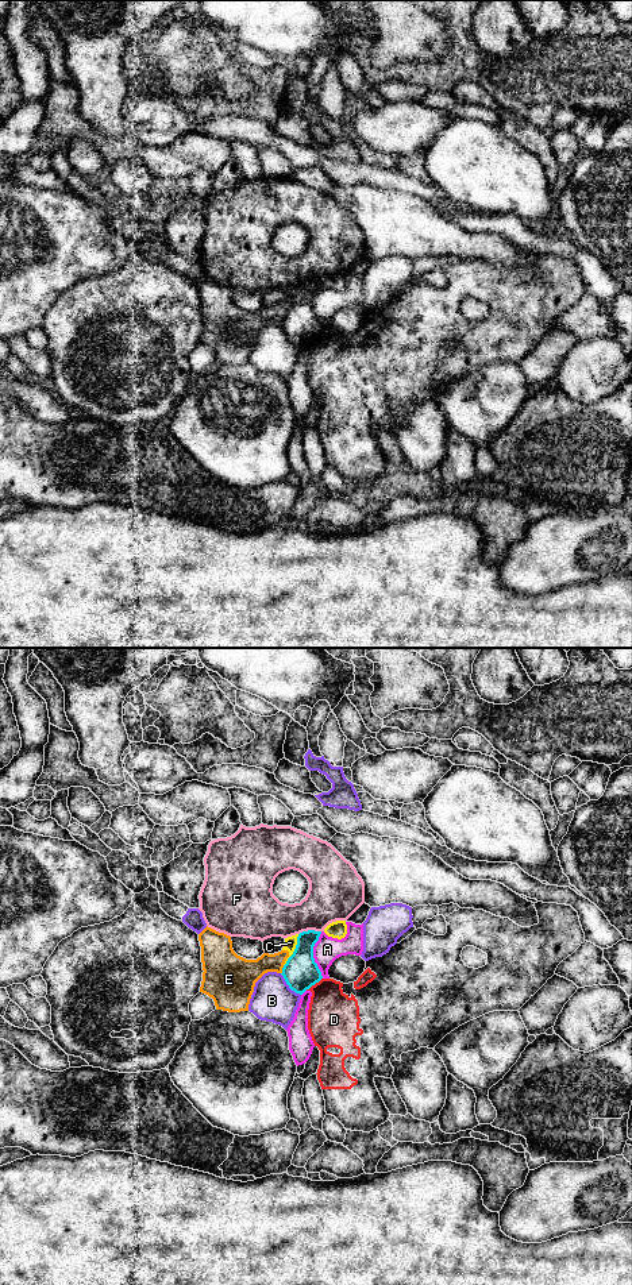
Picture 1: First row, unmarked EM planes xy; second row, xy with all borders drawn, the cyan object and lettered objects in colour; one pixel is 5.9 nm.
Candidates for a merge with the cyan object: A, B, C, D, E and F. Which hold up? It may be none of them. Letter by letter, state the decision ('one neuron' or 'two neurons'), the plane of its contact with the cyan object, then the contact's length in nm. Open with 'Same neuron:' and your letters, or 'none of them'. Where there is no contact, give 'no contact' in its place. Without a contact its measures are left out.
Same neuron: none of them
A: two neurons | xy | 280 nm
B: two neurons | xy | 180 nm
C: two neurons | xy | 220 nm
D: two neurons | xy | 130 nm
E: two neurons | xy | 60 nm
F: two neurons | xy | 140 nm

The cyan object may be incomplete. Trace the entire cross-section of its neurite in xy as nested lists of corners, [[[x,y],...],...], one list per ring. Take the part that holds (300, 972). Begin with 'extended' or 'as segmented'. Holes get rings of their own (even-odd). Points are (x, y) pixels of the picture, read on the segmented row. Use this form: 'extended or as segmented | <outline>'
as segmented | [[[308,930],[297,937],[293,954],[282,968],[282,976],[292,991],[302,995],[323,976],[313,958],[313,946],[319,941],[321,931]]]

